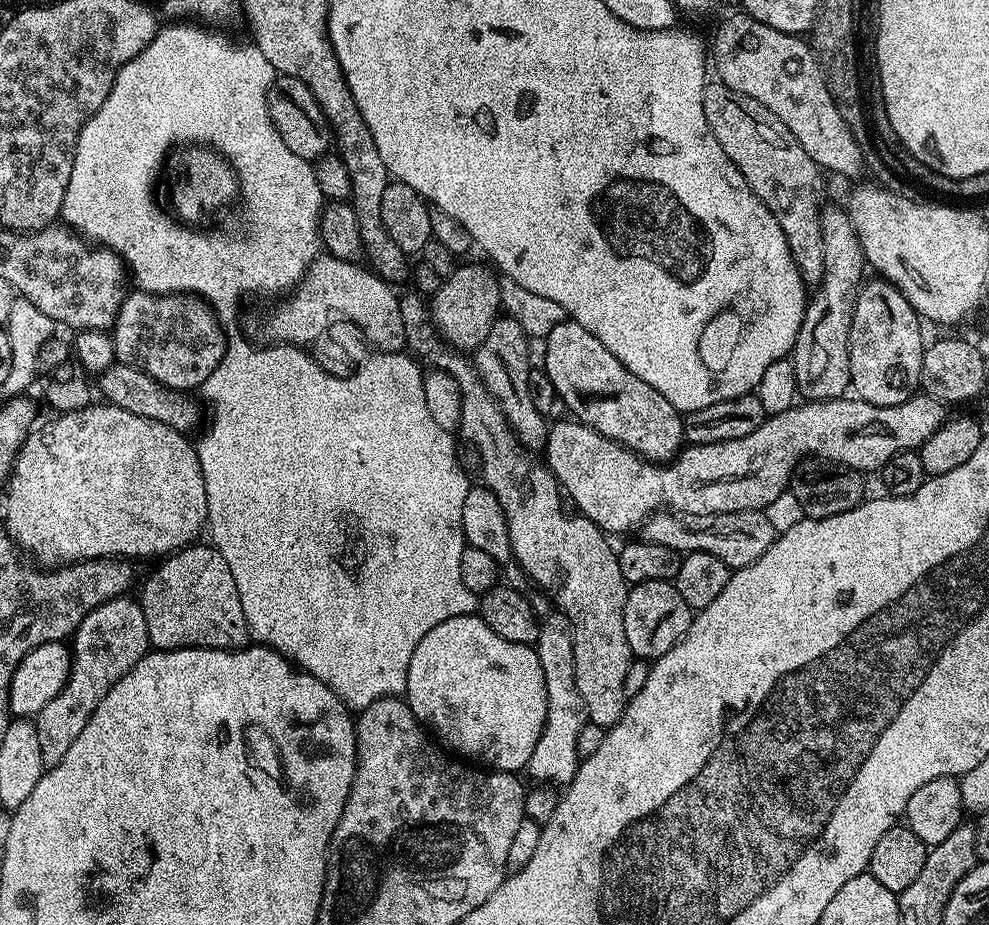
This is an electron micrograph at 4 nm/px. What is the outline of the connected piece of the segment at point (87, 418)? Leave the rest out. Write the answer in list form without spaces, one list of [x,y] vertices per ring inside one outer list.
[[[89,402],[85,408],[73,412],[61,412],[49,424],[33,427],[32,431],[20,447],[20,453],[12,463],[12,475],[6,485],[8,497],[4,500],[4,524],[15,547],[29,552],[36,560],[48,564],[44,566],[67,566],[81,560],[99,560],[101,558],[137,558],[136,556],[160,556],[191,545],[197,539],[200,527],[205,527],[208,519],[208,503],[206,502],[206,482],[202,478],[202,466],[196,453],[197,445],[187,440],[184,432],[174,430],[162,422],[154,422],[145,416],[130,414],[130,410],[122,410],[107,402]]]

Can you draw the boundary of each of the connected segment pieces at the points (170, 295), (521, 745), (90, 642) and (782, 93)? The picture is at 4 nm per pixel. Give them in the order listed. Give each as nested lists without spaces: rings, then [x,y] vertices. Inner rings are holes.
[[[129,291],[120,307],[110,335],[119,363],[129,364],[150,374],[167,388],[199,389],[206,378],[216,375],[216,368],[228,350],[221,317],[199,294],[190,291]]]
[[[476,614],[455,616],[446,622],[438,622],[438,626],[434,626],[434,630],[430,630],[430,634],[426,634],[426,638],[422,638],[422,642],[418,642],[418,646],[414,646],[414,655],[410,657],[410,670],[406,678],[406,702],[417,720],[427,725],[433,733],[436,731],[440,735],[439,743],[445,749],[451,750],[457,757],[467,758],[477,765],[487,766],[497,772],[516,774],[527,769],[530,754],[534,754],[534,746],[538,746],[538,738],[542,734],[546,722],[546,682],[542,678],[542,666],[538,662],[535,647],[510,642],[506,638],[502,638],[502,634],[494,634],[494,630],[490,630],[490,626],[486,626],[486,622]]]
[[[125,594],[95,608],[76,627],[76,648],[74,644],[68,685],[34,716],[45,769],[51,770],[55,764],[61,764],[66,754],[70,754],[70,746],[81,743],[86,726],[92,723],[92,715],[98,710],[102,698],[106,698],[108,691],[150,651],[144,610],[130,597]]]
[[[737,10],[721,22],[712,44],[710,40],[710,64],[719,83],[738,90],[738,94],[746,94],[746,98],[754,98],[754,102],[762,102],[798,138],[798,146],[810,154],[817,169],[852,176],[862,168],[864,155],[854,134],[842,122],[840,107],[830,94],[807,39],[774,30],[766,22],[758,22],[758,18],[750,18],[747,12]]]

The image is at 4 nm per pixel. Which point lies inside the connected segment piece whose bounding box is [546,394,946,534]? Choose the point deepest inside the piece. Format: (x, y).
(613, 487)

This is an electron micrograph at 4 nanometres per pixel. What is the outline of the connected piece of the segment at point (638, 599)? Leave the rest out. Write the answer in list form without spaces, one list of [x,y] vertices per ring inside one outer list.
[[[647,580],[641,584],[631,585],[624,607],[624,625],[626,642],[633,657],[651,662],[666,654],[666,650],[670,650],[688,633],[693,615],[694,609],[686,602],[686,598],[682,598],[682,594],[678,594],[675,583],[666,580]]]

